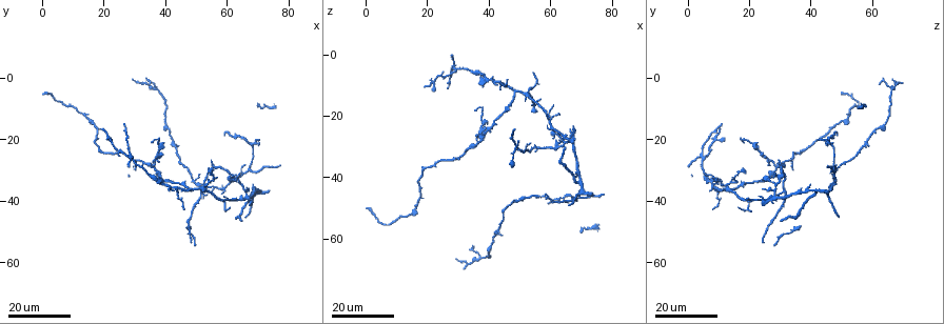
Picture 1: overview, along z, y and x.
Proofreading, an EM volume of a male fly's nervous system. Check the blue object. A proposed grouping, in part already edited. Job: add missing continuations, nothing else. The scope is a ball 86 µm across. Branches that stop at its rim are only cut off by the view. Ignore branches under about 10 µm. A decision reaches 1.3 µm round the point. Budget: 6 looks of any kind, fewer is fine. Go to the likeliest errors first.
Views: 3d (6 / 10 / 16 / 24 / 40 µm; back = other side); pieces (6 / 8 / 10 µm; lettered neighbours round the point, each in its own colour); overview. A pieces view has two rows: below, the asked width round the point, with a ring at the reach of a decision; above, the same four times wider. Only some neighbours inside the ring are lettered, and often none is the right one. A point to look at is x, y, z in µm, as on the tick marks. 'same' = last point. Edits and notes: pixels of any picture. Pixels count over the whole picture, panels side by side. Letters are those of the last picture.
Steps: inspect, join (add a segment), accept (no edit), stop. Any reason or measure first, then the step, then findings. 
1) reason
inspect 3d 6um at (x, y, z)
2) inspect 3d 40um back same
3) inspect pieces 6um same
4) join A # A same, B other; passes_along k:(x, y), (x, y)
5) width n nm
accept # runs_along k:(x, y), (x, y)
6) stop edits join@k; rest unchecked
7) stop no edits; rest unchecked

long arm stops here
inspect 3d 24um at (19, 17, 11)

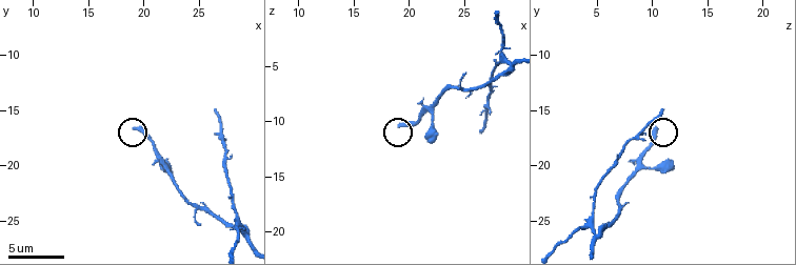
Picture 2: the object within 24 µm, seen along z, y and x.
closer look
inspect 3d 6um at (19.0, 16.4, 10.4)

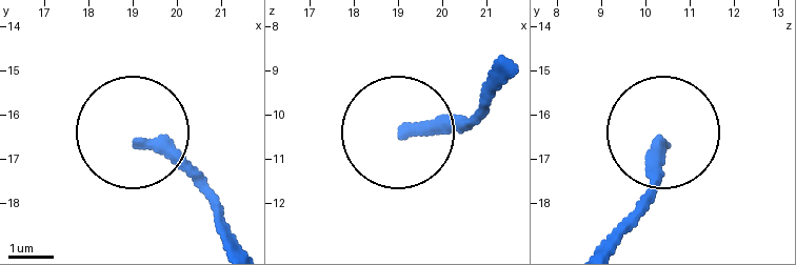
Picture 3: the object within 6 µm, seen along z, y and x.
inspect pieces 10um at (19.15, 16.65, 10.40)

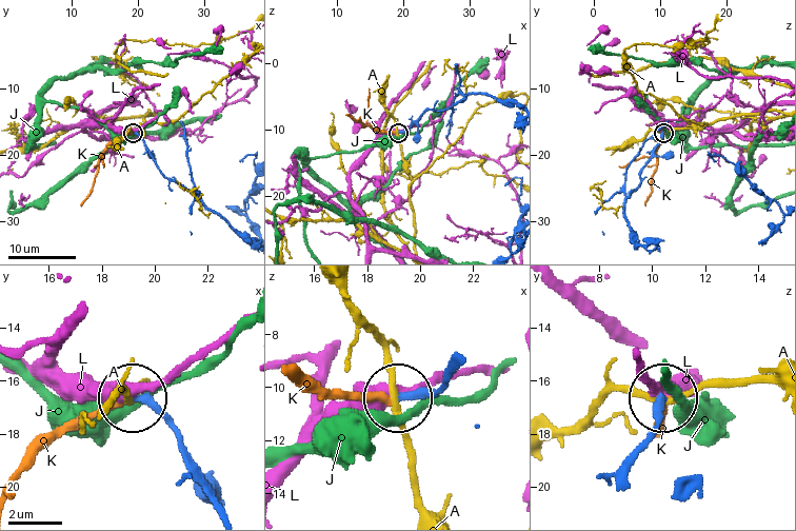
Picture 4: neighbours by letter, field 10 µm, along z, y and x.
join K # A other, J other, K same, L other; passes_along 4:(458, 366), (433, 388), (394, 397), (324, 397), (299, 378); the cell continues

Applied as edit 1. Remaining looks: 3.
inspect overview

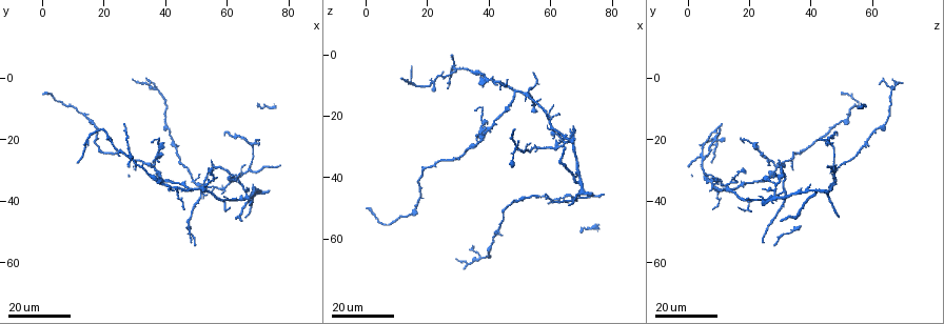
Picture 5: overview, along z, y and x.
thin end
inspect 3d 16um at (32, 29, 32)

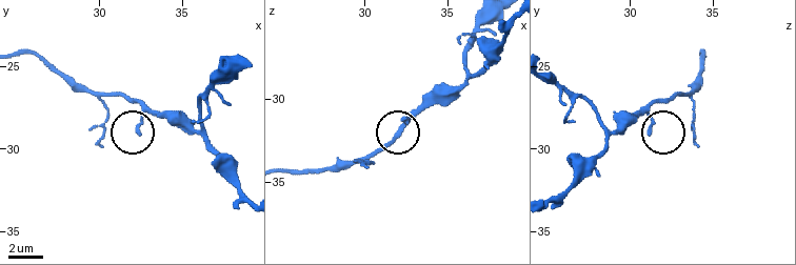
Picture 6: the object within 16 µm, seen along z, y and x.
what lies round it
inspect pieces 6um at (32.2, 29.0, 31.1)

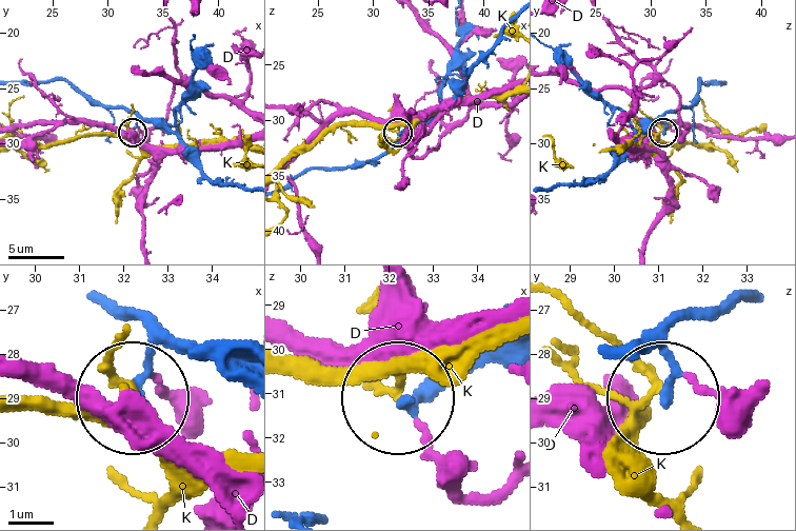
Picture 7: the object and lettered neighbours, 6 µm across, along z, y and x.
accept # D other, K other; runs_along 7:(629, 357), (663, 353), (674, 372), (667, 391); none of them fits

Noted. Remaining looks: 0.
stop edits join@4; rest unchecked

